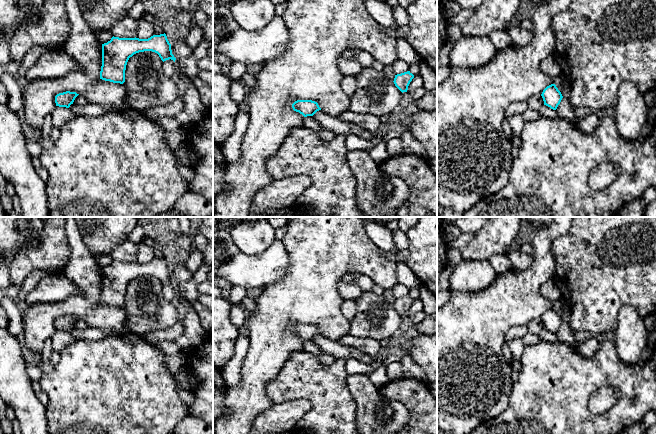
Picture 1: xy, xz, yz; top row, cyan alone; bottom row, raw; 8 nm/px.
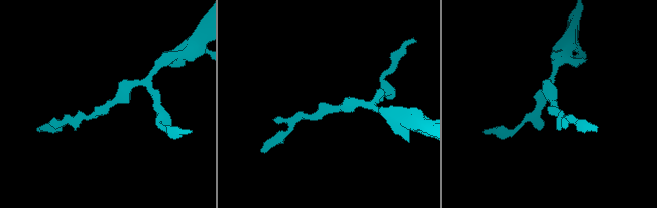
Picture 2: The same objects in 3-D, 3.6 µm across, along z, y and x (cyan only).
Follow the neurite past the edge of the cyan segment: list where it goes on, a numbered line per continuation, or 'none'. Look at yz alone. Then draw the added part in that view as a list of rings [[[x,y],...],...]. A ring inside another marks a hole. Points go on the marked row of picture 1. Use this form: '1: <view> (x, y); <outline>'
none

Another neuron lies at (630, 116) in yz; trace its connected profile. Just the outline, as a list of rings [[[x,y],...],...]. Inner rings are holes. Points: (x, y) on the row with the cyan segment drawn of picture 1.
[[[623,82],[618,90],[615,110],[617,132],[627,141],[638,140],[646,125],[647,112],[644,94],[630,82]]]

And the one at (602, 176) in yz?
[[[601,164],[592,169],[589,175],[590,187],[602,190],[610,186],[620,175],[621,170],[615,164]]]

